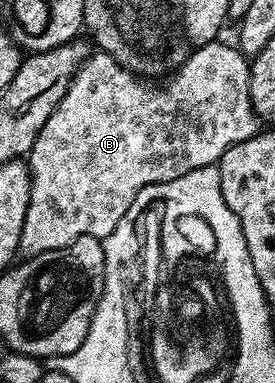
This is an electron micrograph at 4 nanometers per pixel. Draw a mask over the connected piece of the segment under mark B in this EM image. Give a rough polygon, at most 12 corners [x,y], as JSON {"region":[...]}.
{"region":[[97,50],[42,125],[21,256],[103,241],[139,191],[256,134],[249,60],[168,88]]}

